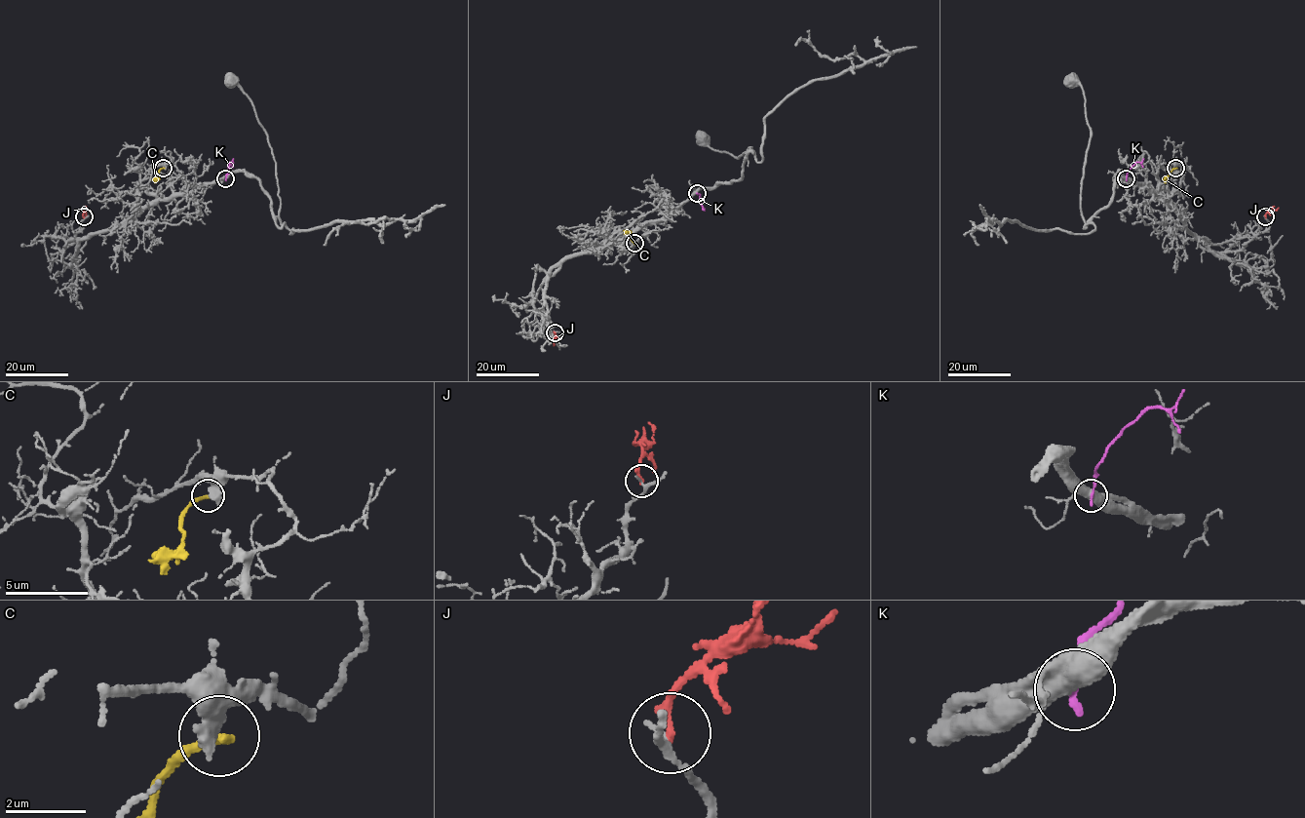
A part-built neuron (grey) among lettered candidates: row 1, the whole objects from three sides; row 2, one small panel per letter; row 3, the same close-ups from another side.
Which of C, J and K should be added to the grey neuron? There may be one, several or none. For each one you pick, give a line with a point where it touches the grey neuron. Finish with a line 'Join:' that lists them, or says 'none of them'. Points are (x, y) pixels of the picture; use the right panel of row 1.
Join: none of them

